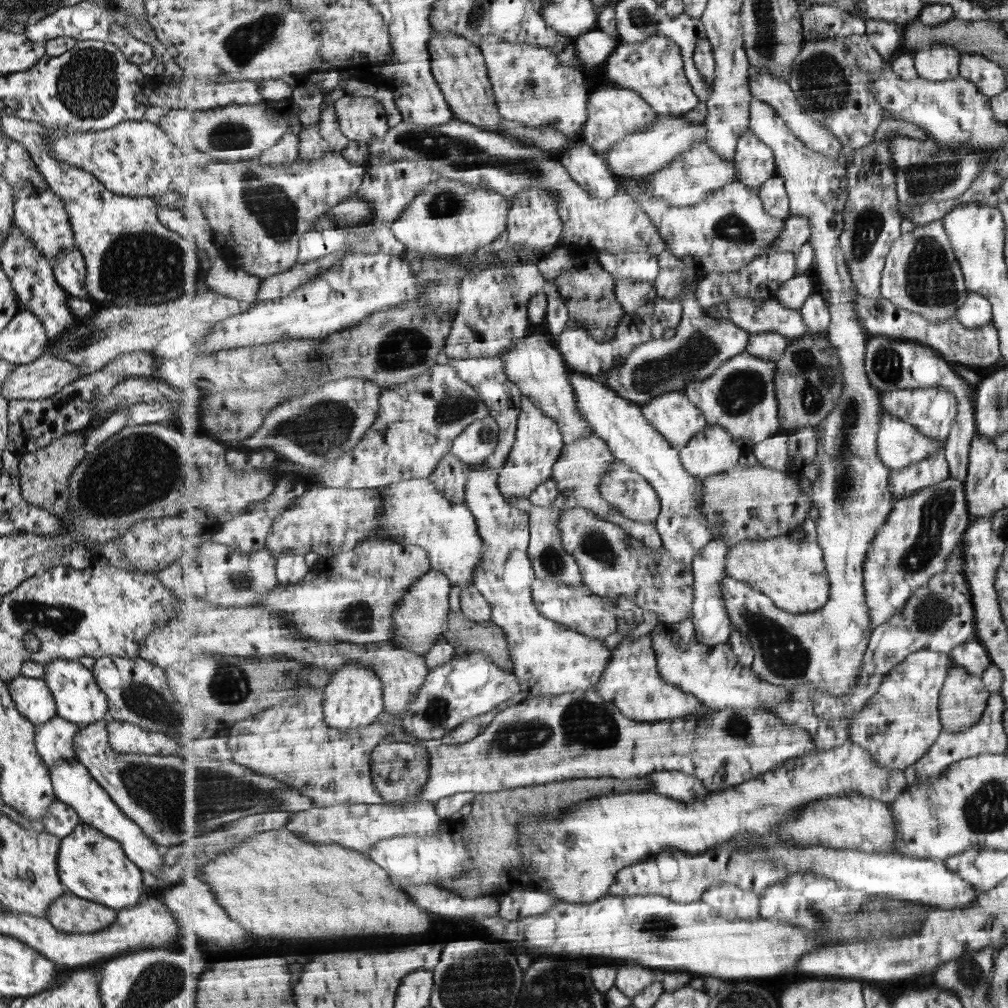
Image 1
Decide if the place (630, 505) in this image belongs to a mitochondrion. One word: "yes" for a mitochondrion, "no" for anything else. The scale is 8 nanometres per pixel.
no

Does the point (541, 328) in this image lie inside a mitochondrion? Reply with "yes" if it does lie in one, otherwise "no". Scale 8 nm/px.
no

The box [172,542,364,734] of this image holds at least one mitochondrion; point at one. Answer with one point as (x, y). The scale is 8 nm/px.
(229, 685)

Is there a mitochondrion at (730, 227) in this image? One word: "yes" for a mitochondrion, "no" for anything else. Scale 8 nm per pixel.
yes

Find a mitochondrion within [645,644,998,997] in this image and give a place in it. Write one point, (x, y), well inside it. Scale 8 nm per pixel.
(971, 972)

